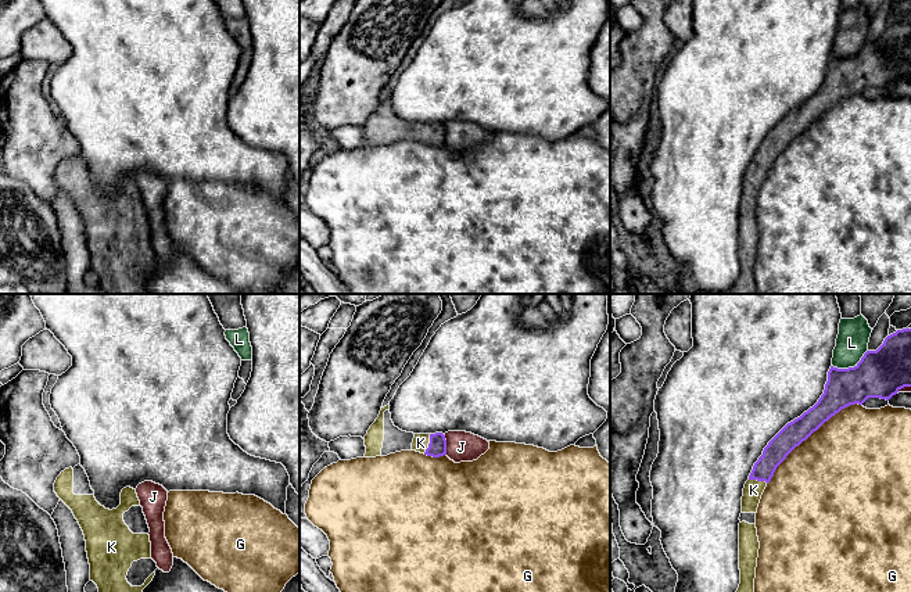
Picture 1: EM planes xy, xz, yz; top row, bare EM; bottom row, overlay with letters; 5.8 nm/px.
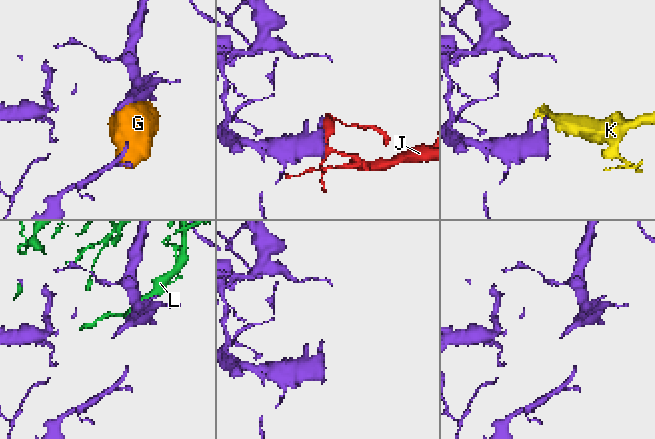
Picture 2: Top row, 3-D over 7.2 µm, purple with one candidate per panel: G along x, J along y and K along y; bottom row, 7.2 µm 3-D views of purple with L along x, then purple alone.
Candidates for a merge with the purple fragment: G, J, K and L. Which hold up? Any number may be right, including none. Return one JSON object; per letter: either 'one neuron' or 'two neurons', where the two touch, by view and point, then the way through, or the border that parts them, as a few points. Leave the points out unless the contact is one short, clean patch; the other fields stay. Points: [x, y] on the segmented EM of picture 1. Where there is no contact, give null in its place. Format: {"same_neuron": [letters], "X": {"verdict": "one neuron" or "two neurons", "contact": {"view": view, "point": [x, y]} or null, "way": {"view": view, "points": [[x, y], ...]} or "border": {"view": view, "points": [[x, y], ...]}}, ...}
{"same_neuron": ["K"], "G": {"verdict": "two neurons", "contact": {"view": "yz", "point": [810, 434]}}, "J": {"verdict": "two neurons", "contact": {"view": "xz", "point": [445, 444]}}, "K": {"verdict": "one neuron", "contact": {"view": "xz", "point": [429, 444]}, "way": {"view": "xz", "points": [[437, 447], [429, 444], [420, 442]]}}, "L": {"verdict": "two neurons", "contact": {"view": "yz", "point": [850, 368]}}}

